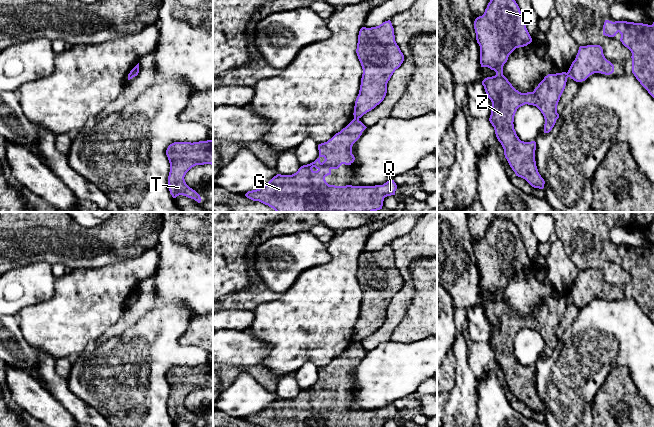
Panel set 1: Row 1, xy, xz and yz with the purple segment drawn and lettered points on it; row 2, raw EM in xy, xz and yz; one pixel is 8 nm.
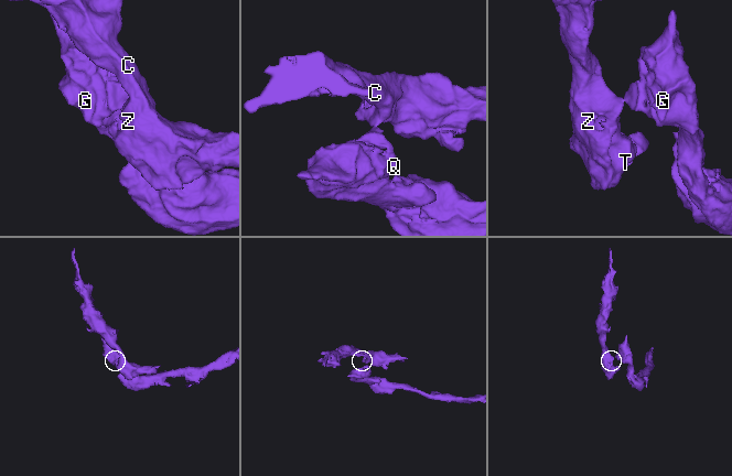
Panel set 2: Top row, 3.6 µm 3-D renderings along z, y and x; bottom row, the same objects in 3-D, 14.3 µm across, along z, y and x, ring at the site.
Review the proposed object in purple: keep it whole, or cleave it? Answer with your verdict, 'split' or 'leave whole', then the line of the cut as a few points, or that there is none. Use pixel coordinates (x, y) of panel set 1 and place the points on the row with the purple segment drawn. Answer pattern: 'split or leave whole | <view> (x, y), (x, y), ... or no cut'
split | xz (354, 118), (358, 119)

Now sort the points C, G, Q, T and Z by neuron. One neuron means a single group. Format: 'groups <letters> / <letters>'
groups C T Z / G Q

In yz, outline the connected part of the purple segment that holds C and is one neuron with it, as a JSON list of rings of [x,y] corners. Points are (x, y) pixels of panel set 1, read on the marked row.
[[[490,0],[482,16],[474,21],[476,40],[480,46],[481,67],[488,67],[496,72],[495,76],[482,81],[485,92],[492,102],[490,123],[496,137],[504,149],[504,155],[516,176],[525,179],[532,187],[543,189],[545,181],[538,172],[535,161],[536,142],[524,142],[519,139],[514,129],[514,116],[517,109],[525,104],[536,106],[544,116],[544,133],[549,133],[559,118],[557,105],[565,89],[568,75],[566,72],[548,74],[533,92],[521,93],[516,90],[503,75],[503,66],[509,55],[519,47],[527,46],[532,38],[520,8],[515,0]]]

